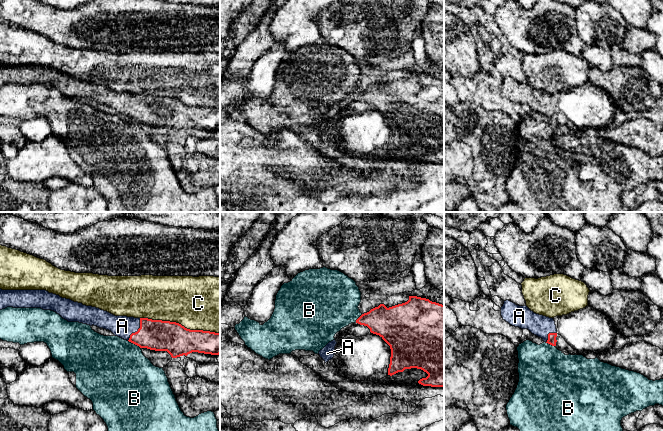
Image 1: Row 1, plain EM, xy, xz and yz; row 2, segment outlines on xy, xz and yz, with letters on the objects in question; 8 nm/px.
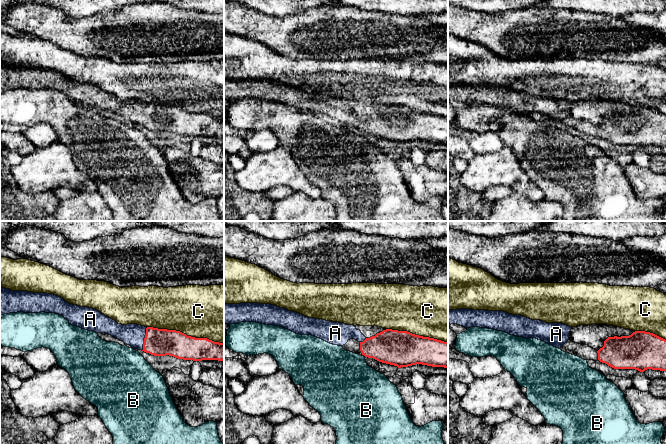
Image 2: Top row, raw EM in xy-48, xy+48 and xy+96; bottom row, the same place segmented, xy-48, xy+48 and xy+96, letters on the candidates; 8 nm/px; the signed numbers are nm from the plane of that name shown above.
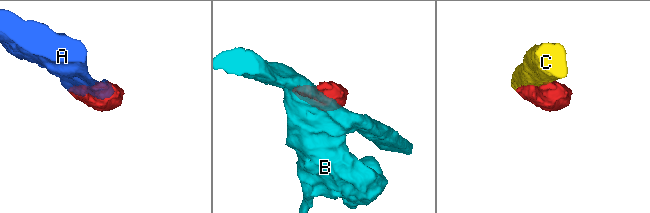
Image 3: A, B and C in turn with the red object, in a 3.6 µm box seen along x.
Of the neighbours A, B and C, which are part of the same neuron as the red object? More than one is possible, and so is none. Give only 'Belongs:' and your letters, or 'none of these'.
Belongs: A

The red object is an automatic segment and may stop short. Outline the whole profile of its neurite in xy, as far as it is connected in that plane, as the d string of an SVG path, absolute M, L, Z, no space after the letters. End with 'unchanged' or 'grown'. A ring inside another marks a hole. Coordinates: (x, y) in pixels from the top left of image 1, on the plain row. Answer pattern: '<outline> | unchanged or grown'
M0 65L0 86L7 83L51 86L68 98L79 98L109 106L115 112L140 124L167 127L172 134L187 132L192 128L220 130L220 109L190 106L170 97L115 92L46 66Z | grown

